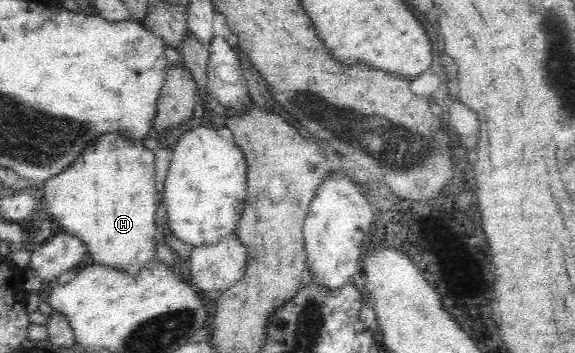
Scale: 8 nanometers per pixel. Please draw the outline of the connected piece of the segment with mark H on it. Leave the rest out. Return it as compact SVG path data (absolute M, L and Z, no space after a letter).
M104 132L103 134L98 134L96 137L91 139L91 142L88 142L83 147L83 150L71 161L69 166L66 166L56 175L50 176L50 179L47 179L39 185L41 190L44 192L43 197L44 201L46 201L46 213L60 222L64 232L74 234L76 238L82 240L82 242L88 246L88 253L92 258L93 263L108 264L108 266L122 268L122 270L128 270L128 272L135 272L142 266L145 266L150 258L154 258L154 247L158 240L157 231L155 230L156 222L154 220L154 214L156 213L154 170L154 151L144 147L143 141L132 140L132 138L128 138L126 134L122 134L122 132Z

